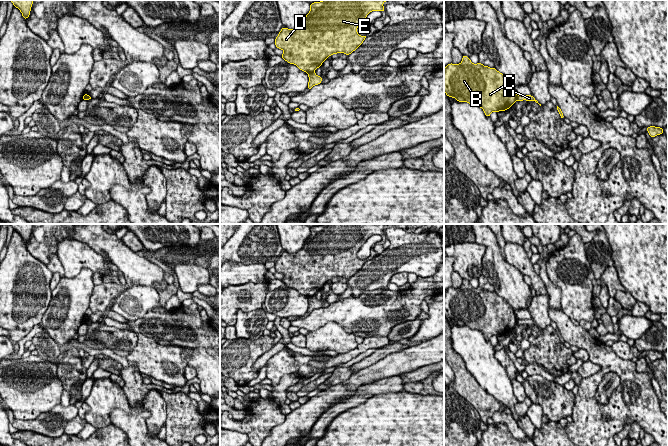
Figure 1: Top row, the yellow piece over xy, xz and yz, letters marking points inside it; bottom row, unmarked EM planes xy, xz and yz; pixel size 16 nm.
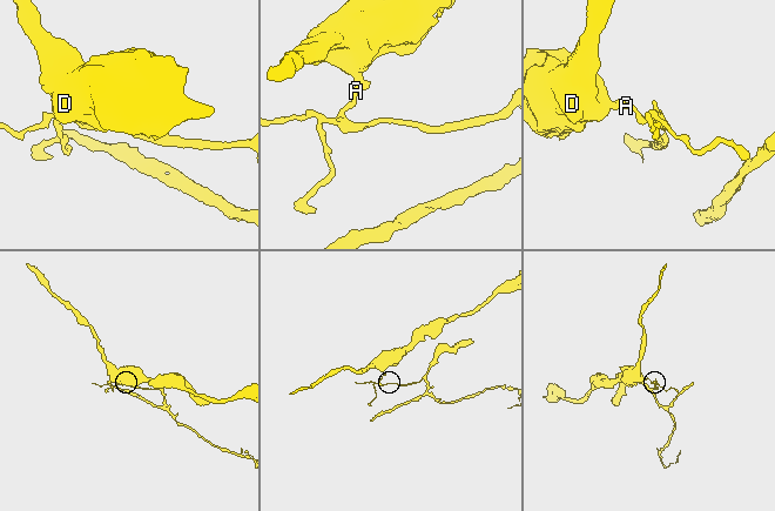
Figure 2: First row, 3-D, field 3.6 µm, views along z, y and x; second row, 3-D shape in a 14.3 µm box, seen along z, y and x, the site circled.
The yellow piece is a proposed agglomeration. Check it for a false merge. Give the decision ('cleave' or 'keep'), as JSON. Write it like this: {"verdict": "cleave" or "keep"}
{"verdict": "cleave"}

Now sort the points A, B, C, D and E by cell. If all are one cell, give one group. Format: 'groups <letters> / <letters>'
groups A / B C D E

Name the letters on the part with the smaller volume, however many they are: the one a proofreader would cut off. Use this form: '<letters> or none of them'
A

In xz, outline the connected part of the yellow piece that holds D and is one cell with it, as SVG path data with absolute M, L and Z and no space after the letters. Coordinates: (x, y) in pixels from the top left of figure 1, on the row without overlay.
M323 224L310 228L310 236L304 246L295 253L283 251L275 262L276 272L282 273L281 281L300 294L311 297L321 291L331 279L355 275L367 259L357 257L358 250L372 235L384 236L383 227L390 224Z

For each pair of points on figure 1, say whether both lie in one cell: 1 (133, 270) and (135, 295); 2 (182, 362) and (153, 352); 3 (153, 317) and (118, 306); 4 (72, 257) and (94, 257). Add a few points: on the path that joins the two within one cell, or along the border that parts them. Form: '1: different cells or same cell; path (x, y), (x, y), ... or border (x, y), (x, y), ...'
1: different cells; border (130, 286), (149, 285), (155, 289)
2: same cell; path (175, 362), (163, 362), (160, 359)
3: different cells; border (166, 310), (162, 313), (156, 308), (147, 311)
4: same cell; path (77, 257), (89, 257)

